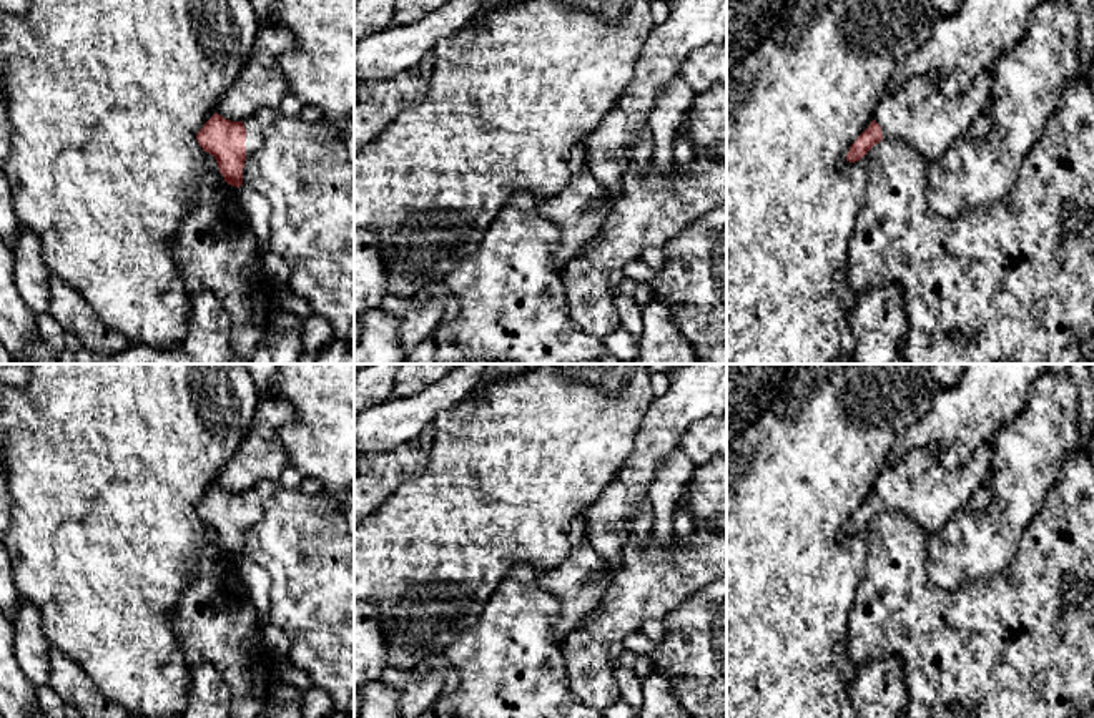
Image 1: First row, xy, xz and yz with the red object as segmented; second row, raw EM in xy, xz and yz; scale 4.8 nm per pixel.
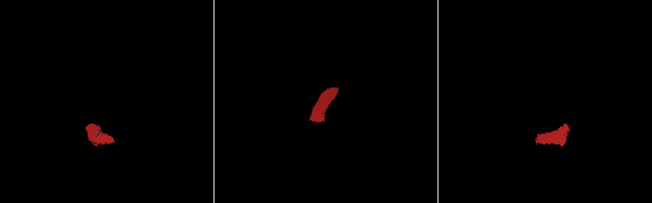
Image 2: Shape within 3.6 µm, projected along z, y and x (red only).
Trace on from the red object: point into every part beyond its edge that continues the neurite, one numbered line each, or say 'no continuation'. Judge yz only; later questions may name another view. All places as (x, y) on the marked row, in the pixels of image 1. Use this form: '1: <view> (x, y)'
1: yz (920, 115)

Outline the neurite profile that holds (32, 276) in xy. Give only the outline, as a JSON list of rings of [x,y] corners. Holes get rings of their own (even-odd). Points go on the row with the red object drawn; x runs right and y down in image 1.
[[[20,224],[13,256],[13,278],[22,299],[32,312],[48,312],[52,271],[43,259],[40,239],[23,224]]]

